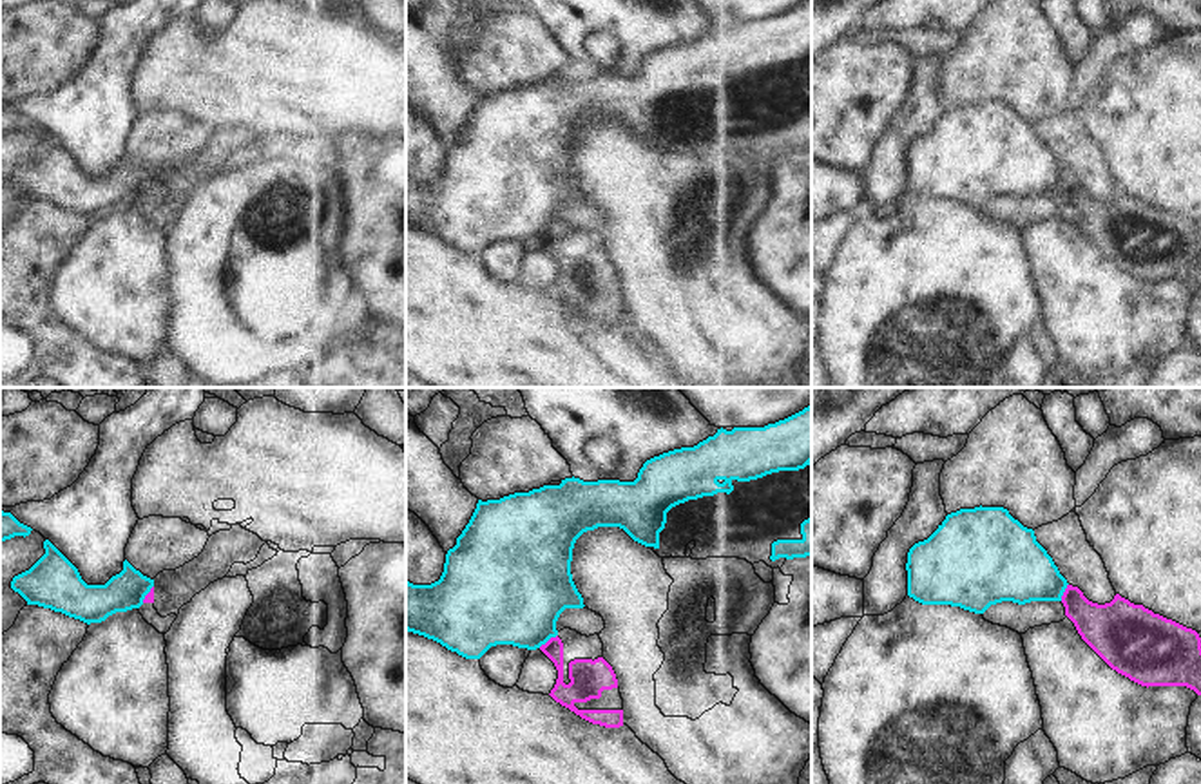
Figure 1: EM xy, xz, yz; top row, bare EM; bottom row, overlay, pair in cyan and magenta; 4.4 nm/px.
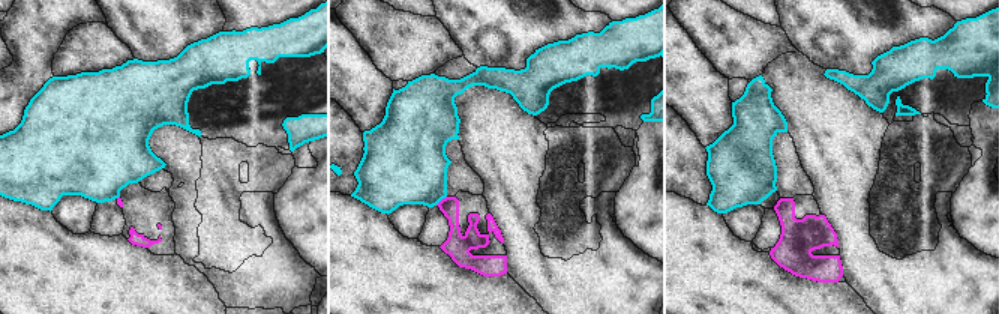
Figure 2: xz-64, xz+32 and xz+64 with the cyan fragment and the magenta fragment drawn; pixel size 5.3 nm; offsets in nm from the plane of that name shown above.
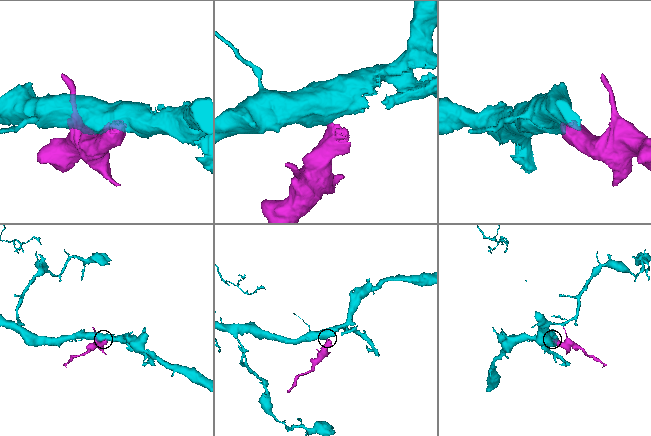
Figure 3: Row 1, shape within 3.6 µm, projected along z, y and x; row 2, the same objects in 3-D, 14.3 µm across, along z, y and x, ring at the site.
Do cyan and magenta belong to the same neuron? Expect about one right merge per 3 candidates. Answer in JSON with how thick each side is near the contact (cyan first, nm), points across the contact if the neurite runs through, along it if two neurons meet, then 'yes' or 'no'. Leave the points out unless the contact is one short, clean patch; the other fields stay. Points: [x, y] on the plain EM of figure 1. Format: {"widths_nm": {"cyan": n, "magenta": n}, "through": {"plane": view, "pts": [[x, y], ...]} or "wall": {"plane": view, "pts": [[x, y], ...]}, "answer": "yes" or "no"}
{"widths_nm": {"cyan": 440, "magenta": 160}, "wall": {"plane": "xz", "pts": [[557, 229], [538, 241]]}, "answer": "no"}

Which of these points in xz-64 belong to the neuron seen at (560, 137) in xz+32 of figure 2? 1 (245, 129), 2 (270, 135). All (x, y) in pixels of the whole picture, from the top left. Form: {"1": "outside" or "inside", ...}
{"1": "outside", "2": "outside"}

